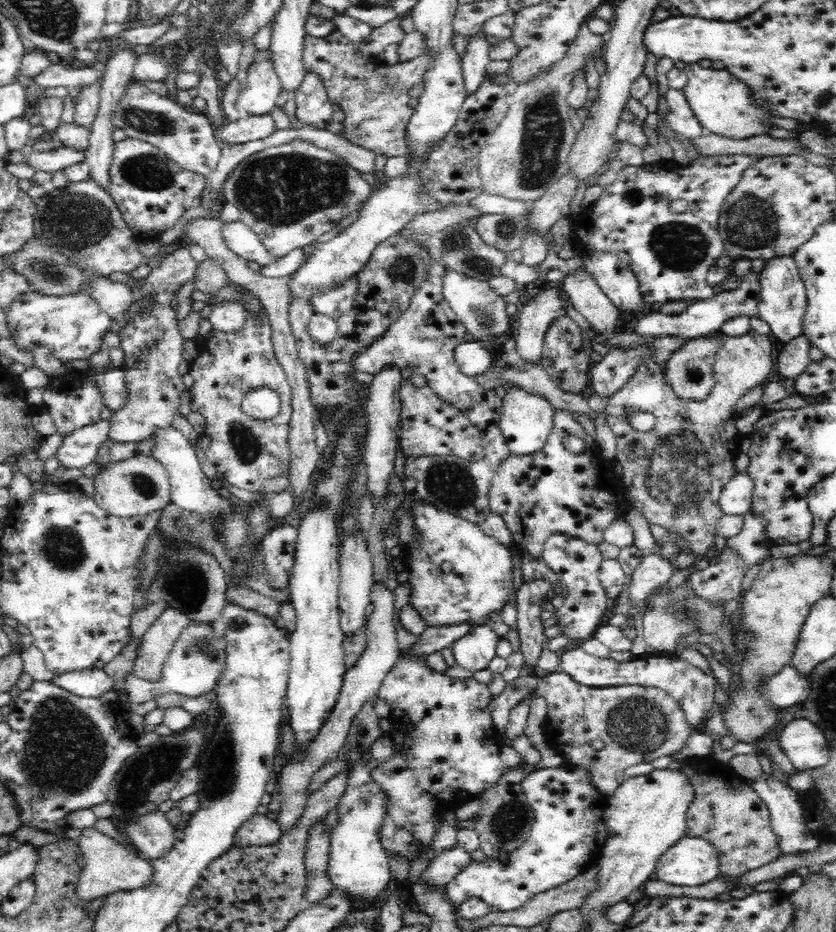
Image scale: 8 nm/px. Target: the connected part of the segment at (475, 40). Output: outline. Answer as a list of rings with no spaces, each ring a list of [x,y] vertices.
[[[478,30],[478,34],[467,39],[468,46],[461,59],[465,91],[468,95],[476,92],[486,77],[486,69],[491,62],[491,50],[488,48],[486,34]]]

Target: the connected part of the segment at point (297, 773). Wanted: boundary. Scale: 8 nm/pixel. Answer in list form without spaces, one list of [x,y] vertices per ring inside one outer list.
[[[373,581],[369,597],[374,605],[374,610],[367,617],[365,628],[363,629],[367,636],[366,650],[356,661],[356,664],[345,672],[336,704],[332,708],[332,712],[329,712],[326,722],[320,727],[318,736],[310,741],[310,746],[304,752],[298,752],[294,756],[292,764],[282,768],[278,795],[281,801],[281,808],[279,812],[273,814],[273,818],[280,826],[282,834],[286,834],[288,830],[292,830],[299,824],[299,819],[302,817],[309,800],[311,777],[317,771],[320,771],[322,766],[339,756],[349,736],[348,732],[350,732],[350,726],[354,716],[356,716],[356,712],[364,706],[364,702],[378,697],[380,686],[382,686],[381,682],[386,678],[386,674],[390,672],[390,669],[400,657],[400,647],[398,647],[396,626],[394,625],[394,602],[396,602],[394,591],[390,591],[386,583]]]

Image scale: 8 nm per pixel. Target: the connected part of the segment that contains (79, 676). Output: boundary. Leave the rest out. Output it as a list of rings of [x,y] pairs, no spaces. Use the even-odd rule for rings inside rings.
[[[103,668],[65,672],[61,675],[54,675],[54,678],[49,681],[84,698],[100,698],[105,692],[112,689],[115,683]]]

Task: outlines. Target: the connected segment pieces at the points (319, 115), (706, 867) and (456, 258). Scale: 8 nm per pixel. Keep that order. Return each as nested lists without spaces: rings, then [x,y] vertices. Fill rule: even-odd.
[[[306,73],[300,86],[293,92],[293,96],[296,103],[294,116],[300,122],[322,130],[328,128],[330,124],[334,125],[332,103],[319,74]]]
[[[684,836],[660,857],[653,878],[675,886],[702,886],[719,878],[721,860],[706,837]]]
[[[472,222],[451,224],[437,232],[436,238],[442,241],[442,258],[446,262],[447,270],[456,270],[471,278],[487,281],[492,276],[501,276],[505,262],[510,260],[510,253],[486,244]]]

